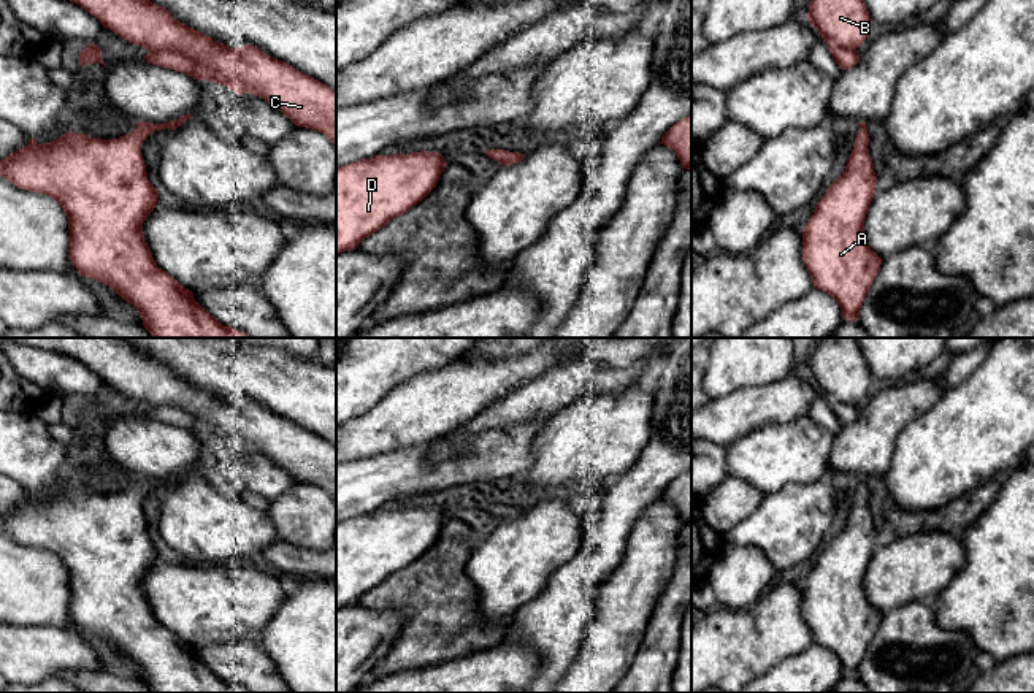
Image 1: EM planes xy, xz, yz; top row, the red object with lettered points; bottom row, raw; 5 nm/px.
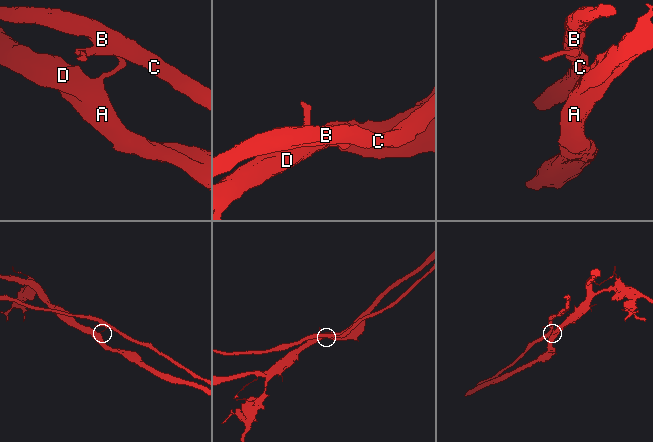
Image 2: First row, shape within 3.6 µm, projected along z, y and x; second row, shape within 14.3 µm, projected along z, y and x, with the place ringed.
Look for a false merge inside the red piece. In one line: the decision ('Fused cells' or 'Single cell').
Fused cells

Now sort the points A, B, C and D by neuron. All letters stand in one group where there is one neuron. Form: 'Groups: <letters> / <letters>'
Groups: A D / B C

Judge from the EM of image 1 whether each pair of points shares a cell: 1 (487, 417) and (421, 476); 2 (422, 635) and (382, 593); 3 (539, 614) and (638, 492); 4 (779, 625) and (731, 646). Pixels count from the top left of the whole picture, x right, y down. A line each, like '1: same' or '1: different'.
1: different
2: same
3: same
4: same

